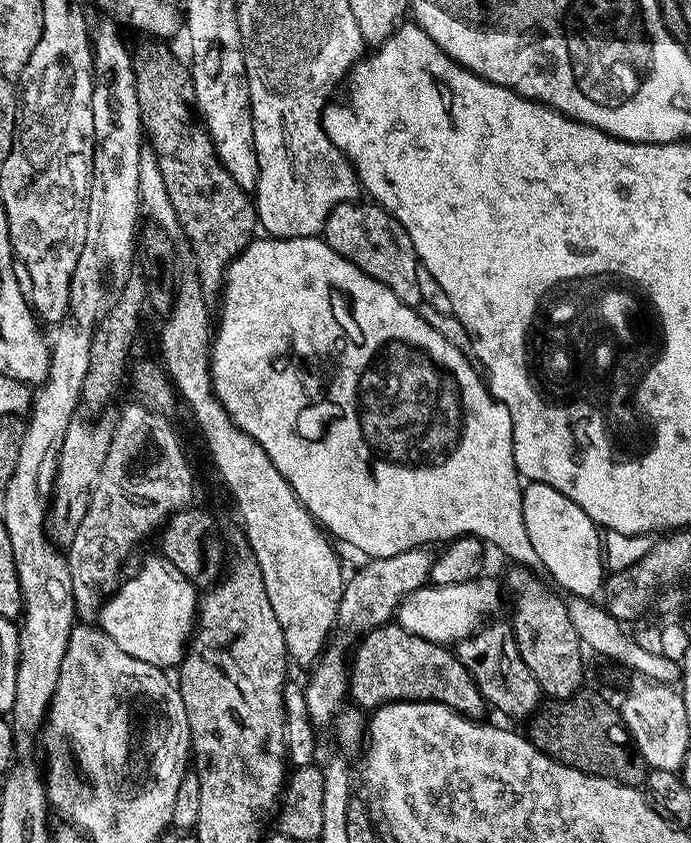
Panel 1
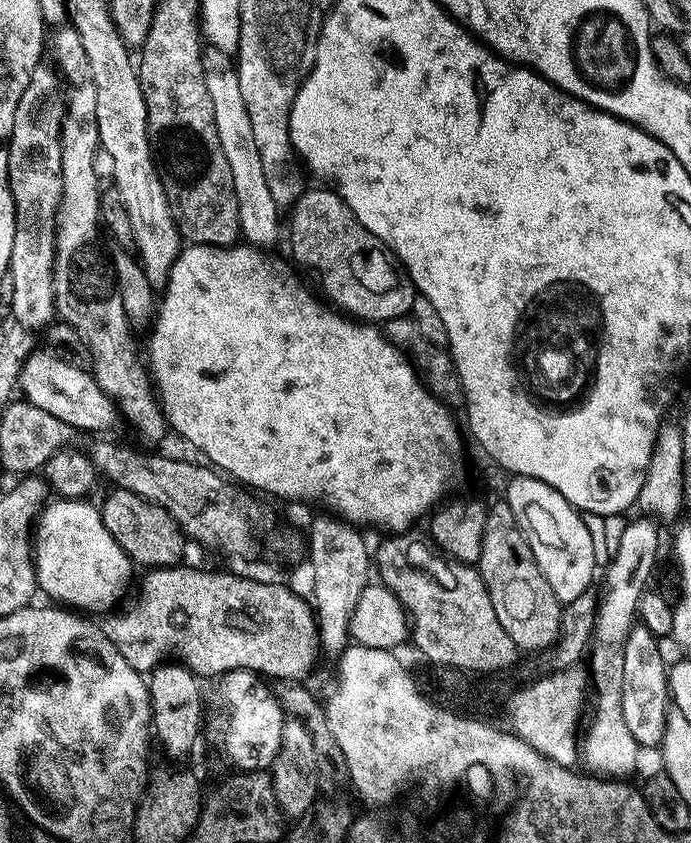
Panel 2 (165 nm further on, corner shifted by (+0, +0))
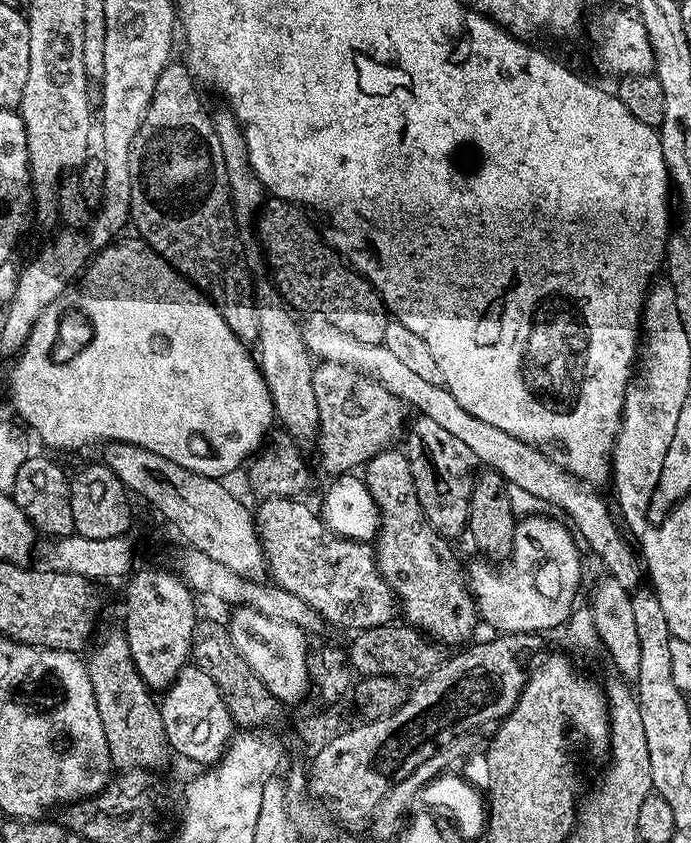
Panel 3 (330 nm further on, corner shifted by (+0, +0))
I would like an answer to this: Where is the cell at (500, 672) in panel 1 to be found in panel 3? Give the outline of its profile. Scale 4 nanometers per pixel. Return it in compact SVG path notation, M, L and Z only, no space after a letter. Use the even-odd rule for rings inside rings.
M389 446L383 452L377 452L368 459L362 468L362 479L370 490L374 502L380 511L380 528L376 532L374 547L376 549L376 568L386 578L392 588L392 595L398 601L399 611L404 612L403 619L411 627L419 628L425 636L441 645L458 644L464 646L473 639L472 631L478 625L476 602L468 590L466 576L463 571L452 572L452 564L448 564L448 556L440 552L440 542L445 537L439 536L430 526L426 514L422 510L422 502L418 502L418 490L414 490L414 474L410 474L410 462L399 447Z

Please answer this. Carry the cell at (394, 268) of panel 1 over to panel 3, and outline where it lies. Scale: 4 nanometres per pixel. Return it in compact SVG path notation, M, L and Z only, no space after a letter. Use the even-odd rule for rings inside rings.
M275 198L269 199L259 213L260 240L264 243L268 264L272 267L271 279L275 289L283 297L284 303L293 309L301 308L305 314L323 316L338 330L358 338L360 342L383 344L386 326L390 321L384 299L370 281L349 267L325 243L303 214L297 205Z

